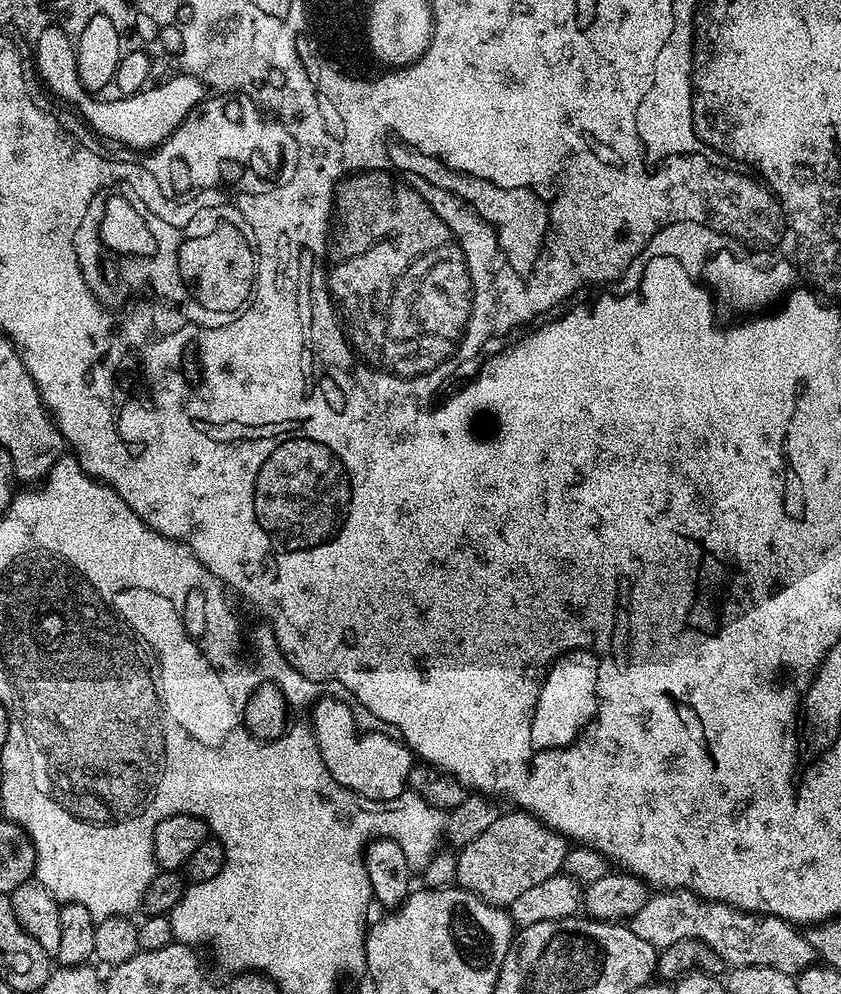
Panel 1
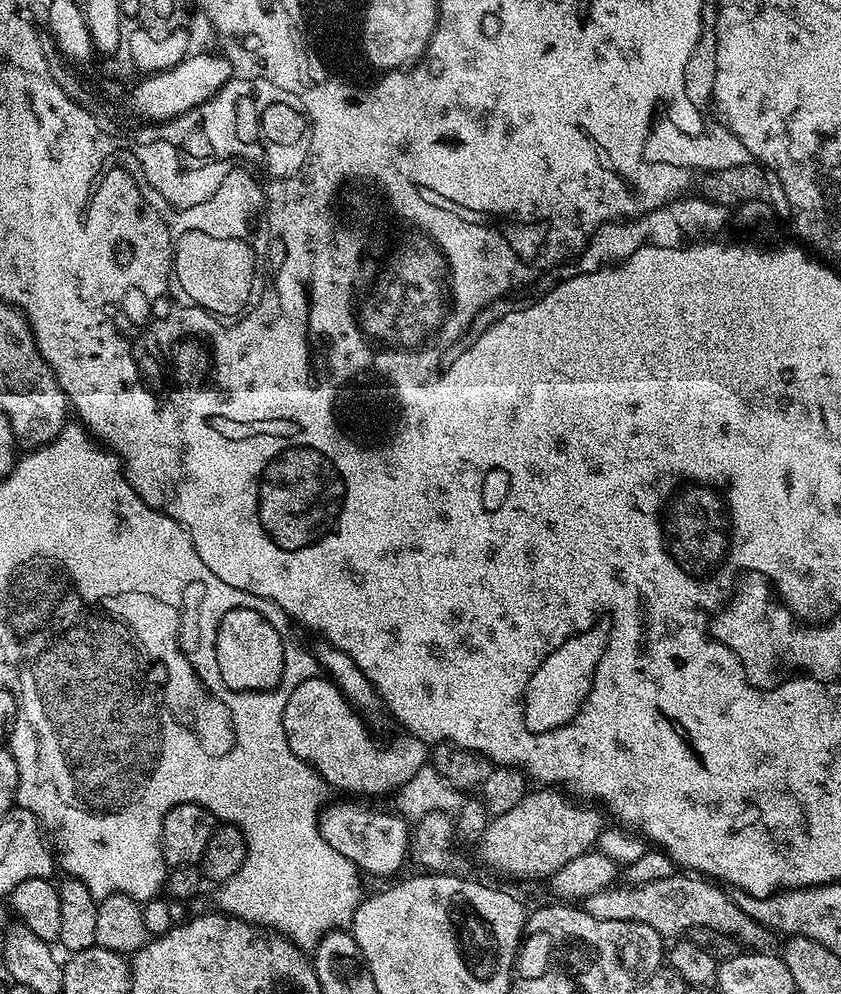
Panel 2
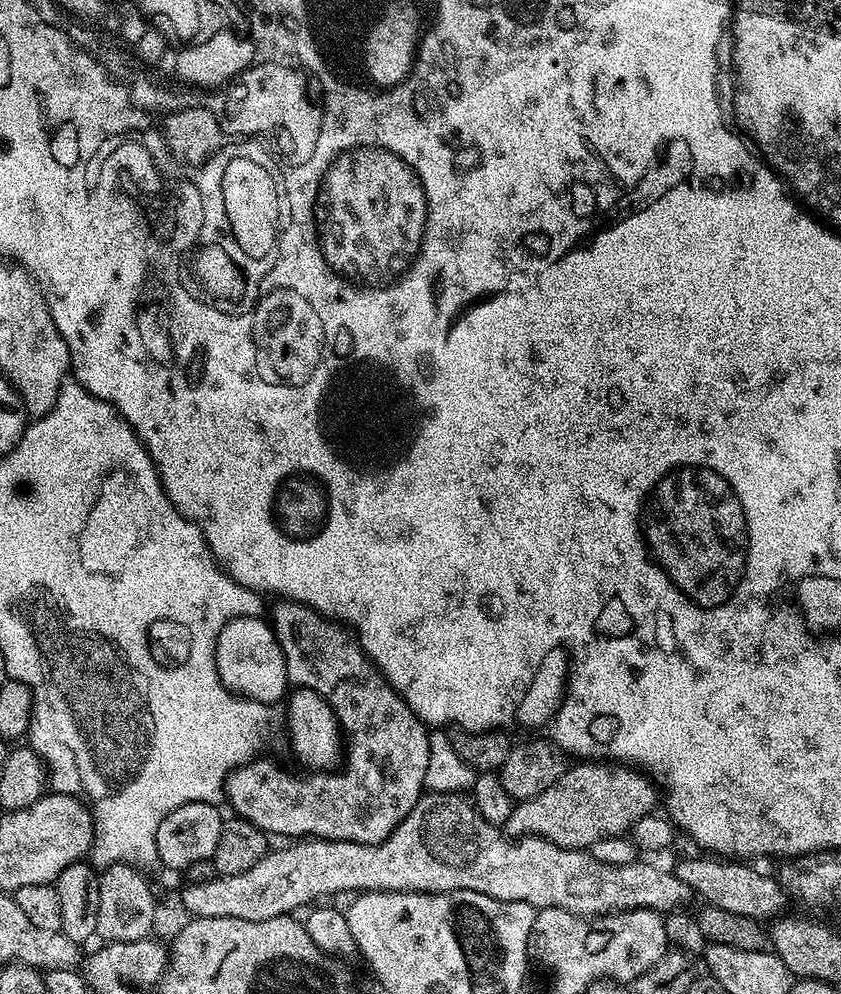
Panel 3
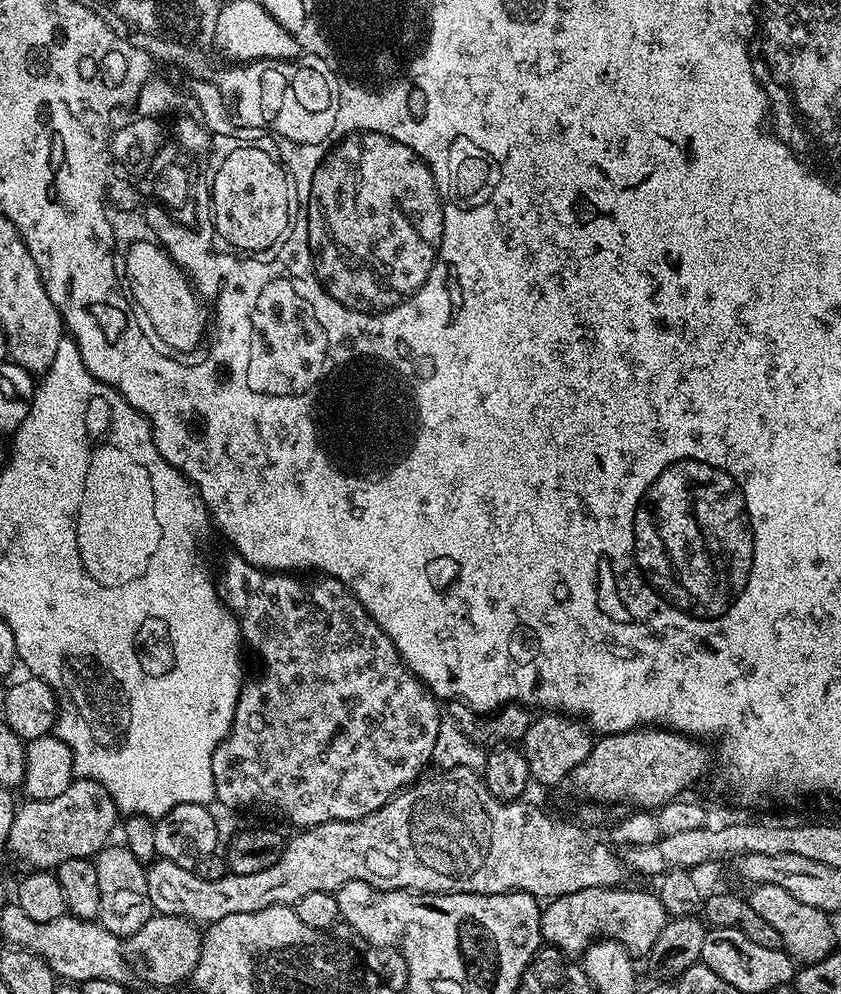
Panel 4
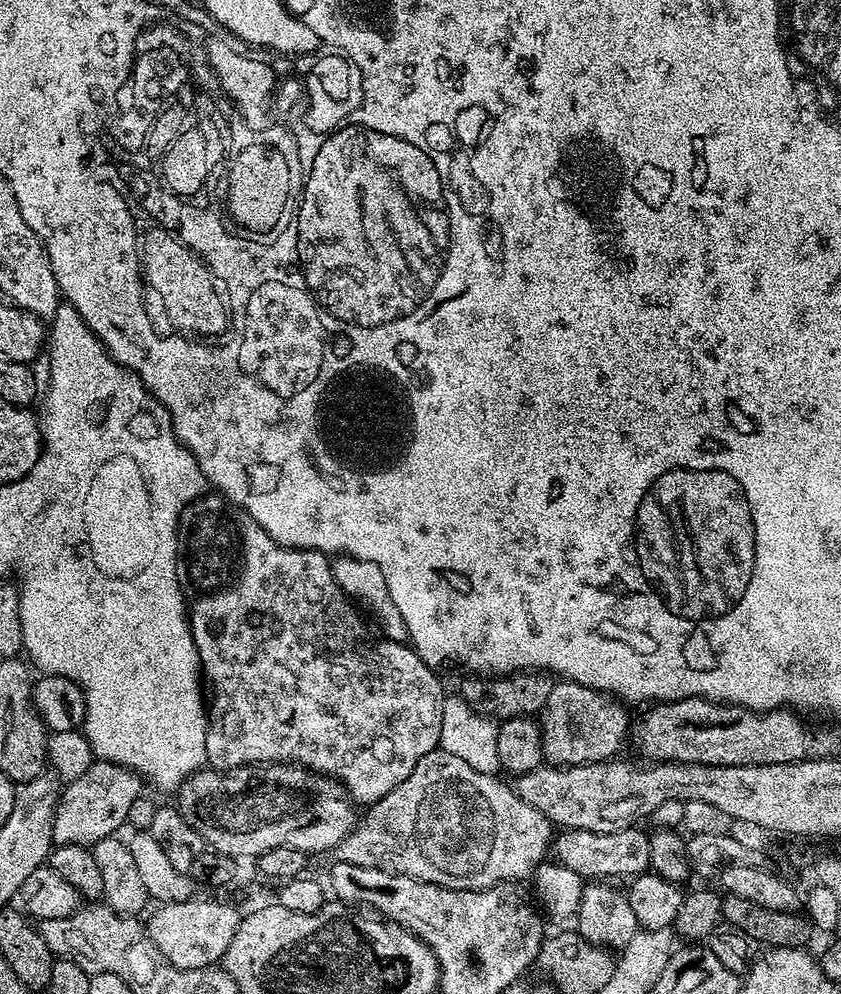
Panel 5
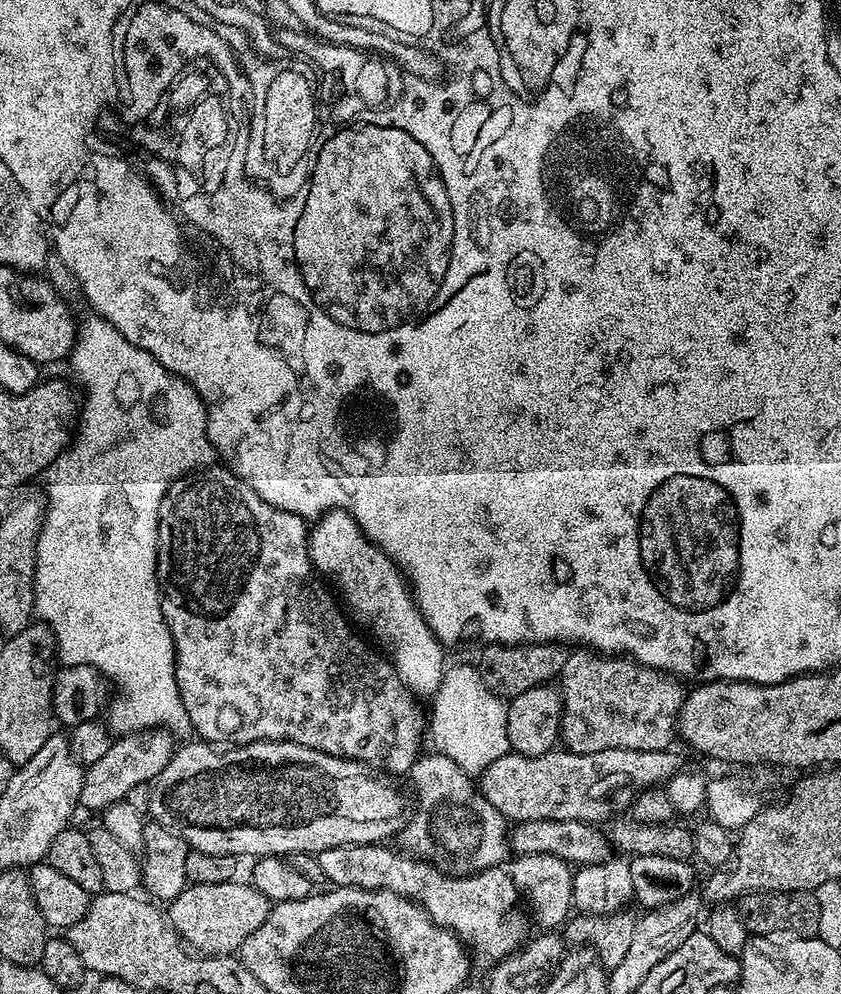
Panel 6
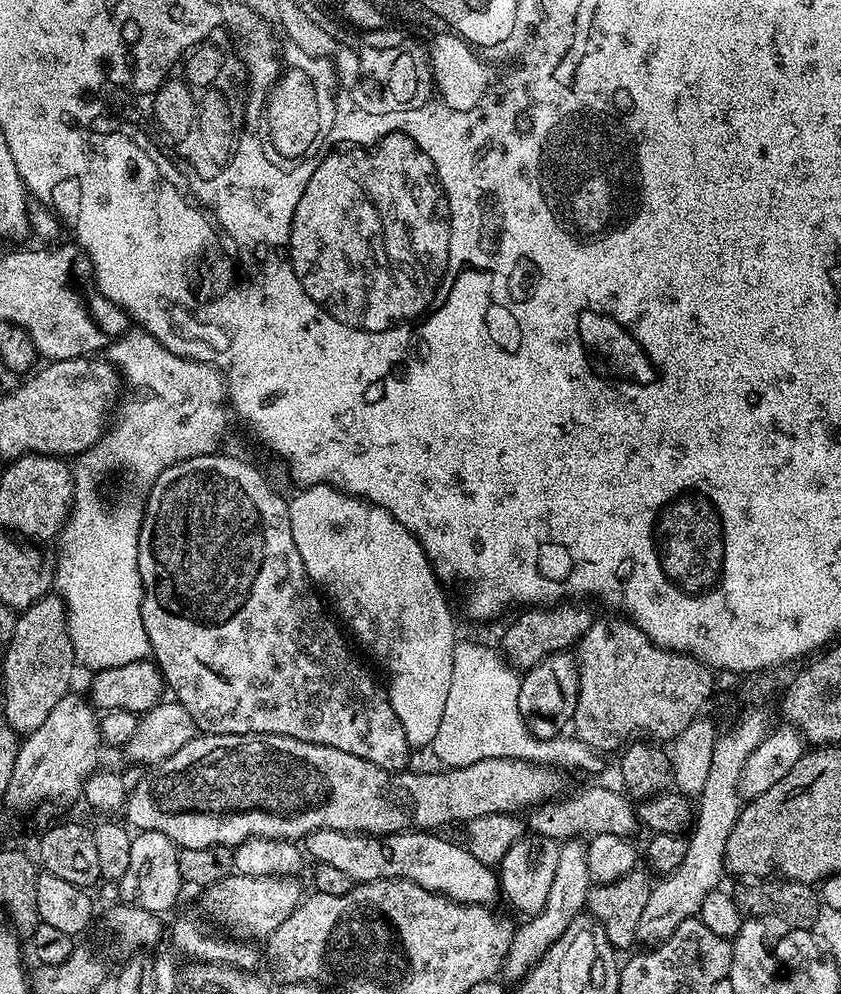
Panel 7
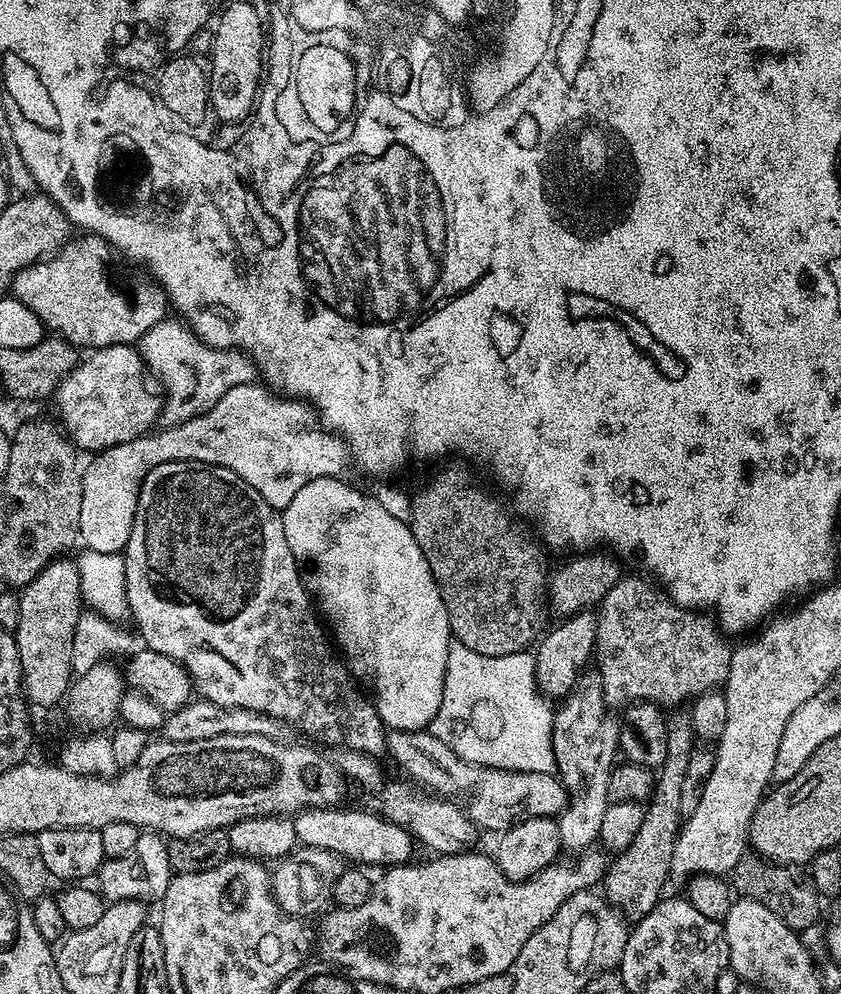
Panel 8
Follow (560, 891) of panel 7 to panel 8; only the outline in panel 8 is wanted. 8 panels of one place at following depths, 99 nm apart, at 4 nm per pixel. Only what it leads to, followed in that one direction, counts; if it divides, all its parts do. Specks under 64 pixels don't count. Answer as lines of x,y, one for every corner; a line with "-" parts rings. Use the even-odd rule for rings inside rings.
580,682
559,701
552,717
552,749
556,772
560,783
568,791
568,806
558,817
560,847
565,853
583,854
600,839
602,818
610,803
608,783
618,760
620,746
621,725
616,724
611,714
610,705
604,701
604,691
600,689
599,683

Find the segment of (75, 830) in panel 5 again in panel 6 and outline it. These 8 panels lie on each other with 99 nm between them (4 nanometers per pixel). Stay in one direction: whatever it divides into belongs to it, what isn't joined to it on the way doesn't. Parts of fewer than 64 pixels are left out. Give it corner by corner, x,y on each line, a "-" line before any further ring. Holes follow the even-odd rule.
149,730
113,739
110,750
106,750
106,755
83,769
84,781
79,807
89,808
90,811
100,814
112,804
125,799
131,788
138,783
151,785
156,776
162,774
162,770
166,770
170,762
174,751
172,740
174,741
173,733
167,730

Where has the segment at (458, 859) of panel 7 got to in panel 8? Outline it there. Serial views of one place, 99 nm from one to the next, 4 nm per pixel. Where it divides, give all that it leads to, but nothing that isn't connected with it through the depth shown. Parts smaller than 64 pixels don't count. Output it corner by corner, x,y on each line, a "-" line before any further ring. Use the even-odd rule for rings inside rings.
344,807
305,808
304,811
295,813
292,825
297,841
304,848
328,850
345,862
356,866
373,864
374,867
380,868
379,870
406,864
413,859
414,838
405,828
385,820
383,816
371,810
359,812
356,808

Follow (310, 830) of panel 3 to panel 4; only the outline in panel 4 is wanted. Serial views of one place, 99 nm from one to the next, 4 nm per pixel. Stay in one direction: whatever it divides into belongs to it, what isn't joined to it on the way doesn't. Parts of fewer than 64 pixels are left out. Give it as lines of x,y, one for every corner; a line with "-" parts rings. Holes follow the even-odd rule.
238,555
229,556
224,564
224,573
218,576
218,588
225,605
240,622
243,643
247,647
249,644
260,655
260,660
264,663
264,673
257,680
249,679
240,689
232,728
228,731
228,737
214,750
212,773
216,800
228,808
252,808
257,804
258,807
265,808
268,812
277,812
282,819
289,820
296,830
313,828
331,820
361,820
366,818
366,814
374,814
374,810
386,806
386,802
397,792
403,792
405,788
415,784
427,769
424,767
433,763
434,741
438,738
442,723
442,708
439,708
441,705
437,697
404,665
394,642
390,642
378,622
370,618
368,611
342,581
321,575
313,584
303,584
299,575
255,568

